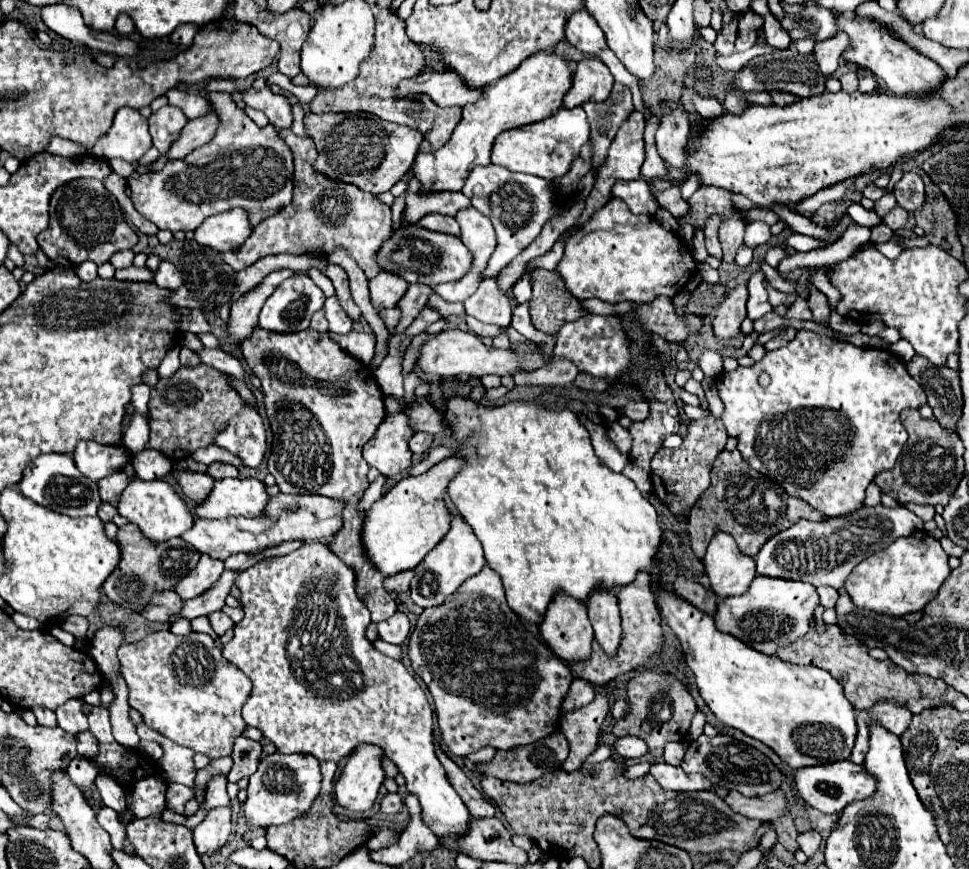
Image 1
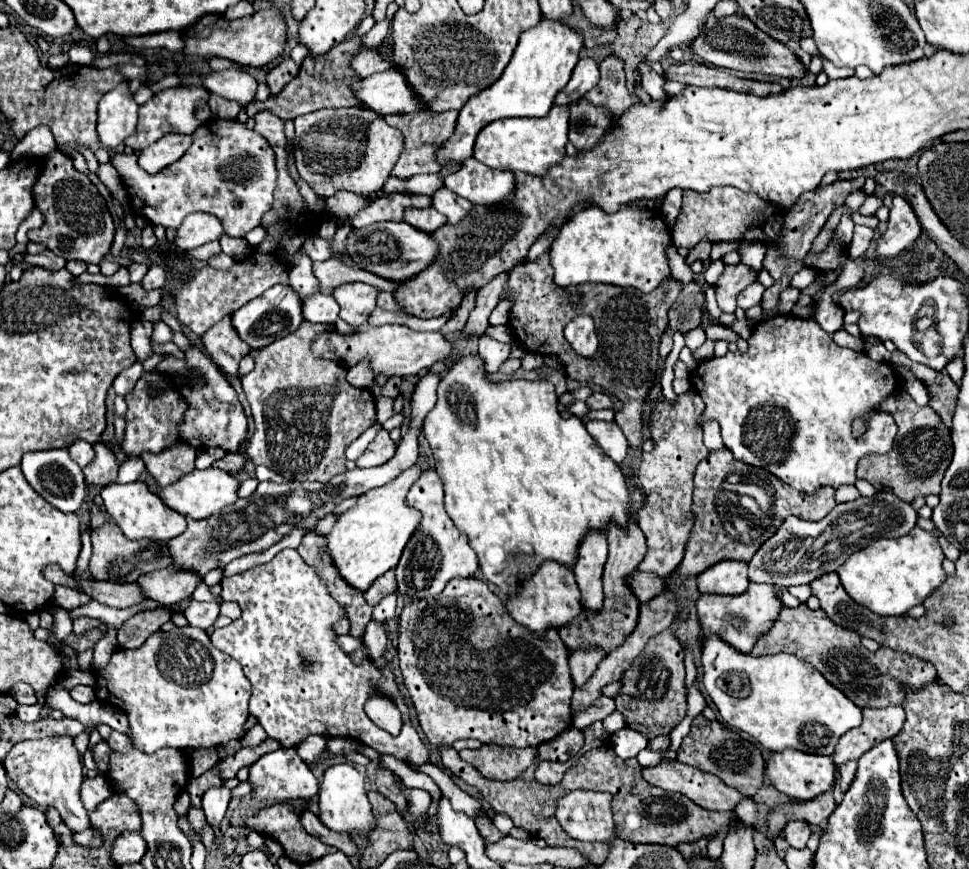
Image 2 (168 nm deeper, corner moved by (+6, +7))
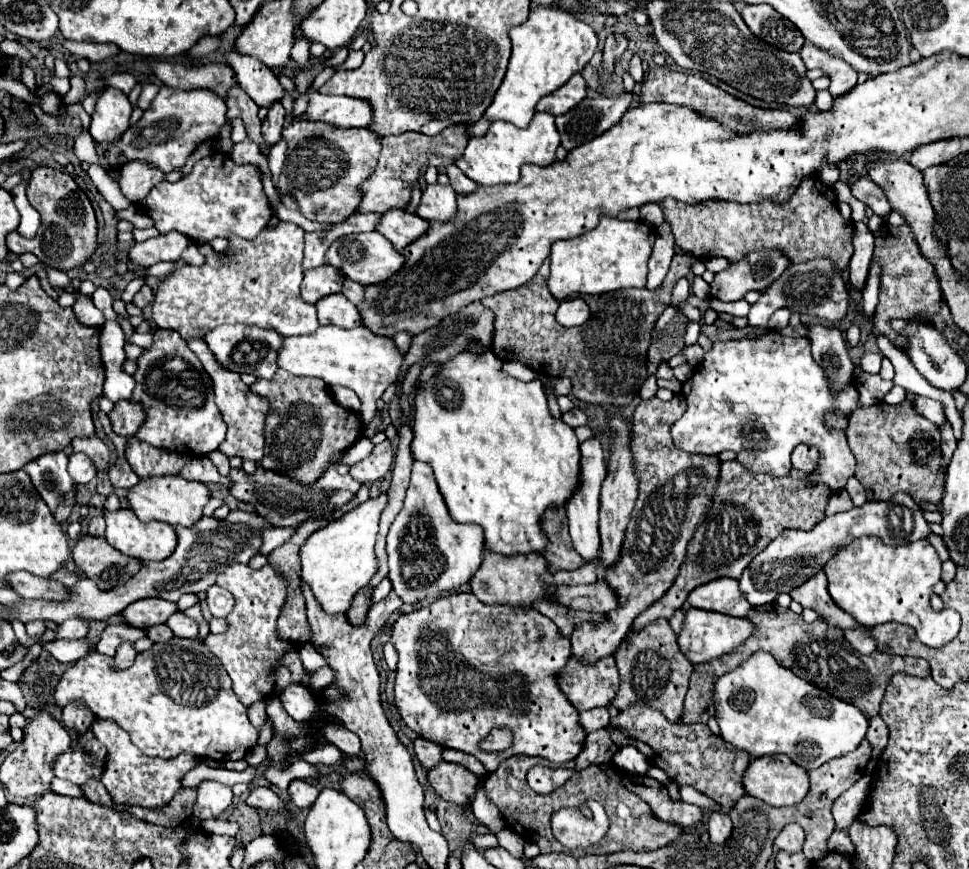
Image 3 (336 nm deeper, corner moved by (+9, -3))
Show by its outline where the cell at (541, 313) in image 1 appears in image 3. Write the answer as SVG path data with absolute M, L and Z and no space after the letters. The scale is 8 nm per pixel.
M675 254L673 262L671 262L671 270L667 274L667 280L655 288L655 290L647 290L647 288L623 288L617 292L607 292L607 294L599 294L599 296L583 296L583 300L589 306L589 320L577 328L565 328L555 320L555 310L559 306L557 298L549 292L547 288L547 278L549 278L549 260L543 262L543 266L539 268L539 272L535 274L535 278L531 278L531 282L515 288L515 290L507 290L495 296L487 296L483 298L483 306L491 308L495 312L495 348L491 342L491 350L501 358L501 360L517 360L527 364L529 368L533 368L535 372L547 374L547 376L567 376L573 380L573 396L577 400L589 402L589 404L599 404L599 406L627 406L633 400L633 394L637 394L639 386L647 380L647 348L651 344L651 332L653 326L659 318L659 314L669 306L669 298L671 298L671 290L673 290L673 282L679 280L681 276L685 276L691 270L691 264L698 259L691 254Z

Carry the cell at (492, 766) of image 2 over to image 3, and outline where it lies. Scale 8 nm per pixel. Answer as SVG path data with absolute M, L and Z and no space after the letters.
M439 762L439 766L431 768L427 774L427 782L443 800L461 806L469 806L475 790L483 786L483 778L477 778L463 766L447 762Z

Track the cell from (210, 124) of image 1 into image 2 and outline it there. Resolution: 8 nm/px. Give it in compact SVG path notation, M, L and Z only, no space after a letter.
M166 134L158 142L150 144L148 148L140 150L138 154L138 164L144 168L148 174L156 174L162 168L170 166L178 158L184 156L184 152L190 148L192 136L180 136L180 134Z

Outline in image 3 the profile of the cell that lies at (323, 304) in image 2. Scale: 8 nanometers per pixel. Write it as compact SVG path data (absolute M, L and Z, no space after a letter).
M277 222L271 228L261 230L253 240L243 238L227 238L229 246L225 252L205 256L203 266L179 264L169 276L165 276L153 298L153 322L159 328L175 330L183 340L203 338L209 330L219 324L249 324L265 330L275 330L283 336L299 336L311 334L319 328L317 312L313 304L303 302L299 296L299 286L303 280L303 228L293 222Z

